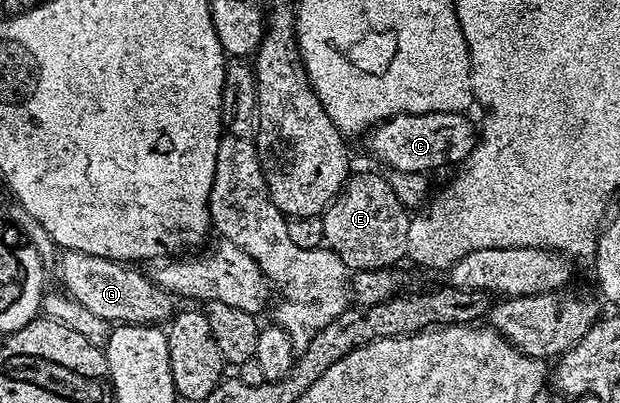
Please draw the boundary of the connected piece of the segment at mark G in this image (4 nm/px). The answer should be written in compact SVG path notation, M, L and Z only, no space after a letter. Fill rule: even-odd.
M64 251L58 259L59 267L63 290L78 301L78 305L86 305L90 313L107 319L109 324L160 325L171 320L174 314L173 296L163 291L147 274L136 271L140 269L135 266L81 251Z

